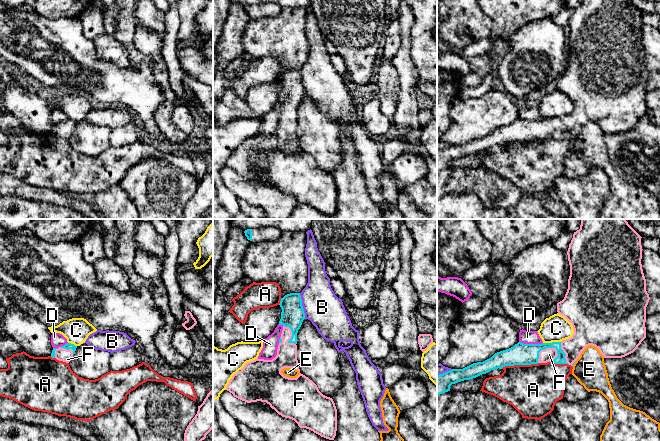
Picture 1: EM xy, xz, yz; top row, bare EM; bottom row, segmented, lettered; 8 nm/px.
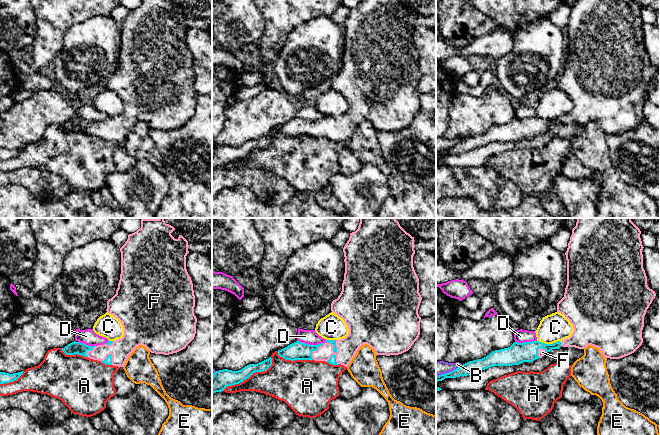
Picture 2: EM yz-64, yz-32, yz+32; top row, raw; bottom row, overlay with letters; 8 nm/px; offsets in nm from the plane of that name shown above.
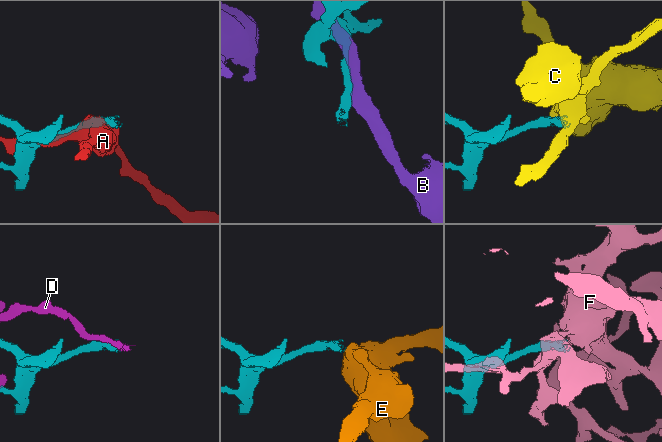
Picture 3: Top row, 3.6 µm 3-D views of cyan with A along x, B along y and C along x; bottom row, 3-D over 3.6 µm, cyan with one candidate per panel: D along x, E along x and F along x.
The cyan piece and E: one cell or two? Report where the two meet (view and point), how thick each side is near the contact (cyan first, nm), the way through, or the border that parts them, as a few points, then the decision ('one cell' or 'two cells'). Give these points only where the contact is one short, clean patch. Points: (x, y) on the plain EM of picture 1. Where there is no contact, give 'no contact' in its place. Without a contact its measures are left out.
contact yz (574, 138); calibres 20 and 260 nm; border yz (576, 137), (573, 141); two cells

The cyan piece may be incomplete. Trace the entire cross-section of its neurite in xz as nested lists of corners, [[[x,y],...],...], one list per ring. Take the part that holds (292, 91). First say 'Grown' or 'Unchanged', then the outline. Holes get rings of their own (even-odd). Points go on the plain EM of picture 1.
Grown. [[[290,69],[281,74],[282,85],[279,101],[283,102],[277,131],[272,136],[255,135],[232,152],[226,166],[234,173],[251,178],[266,178],[279,191],[294,196],[300,204],[306,204],[329,216],[334,216],[337,207],[337,185],[332,174],[323,171],[317,161],[303,150],[289,154],[281,149],[284,144],[293,144],[300,148],[297,136],[297,109],[305,89],[300,69]]]

